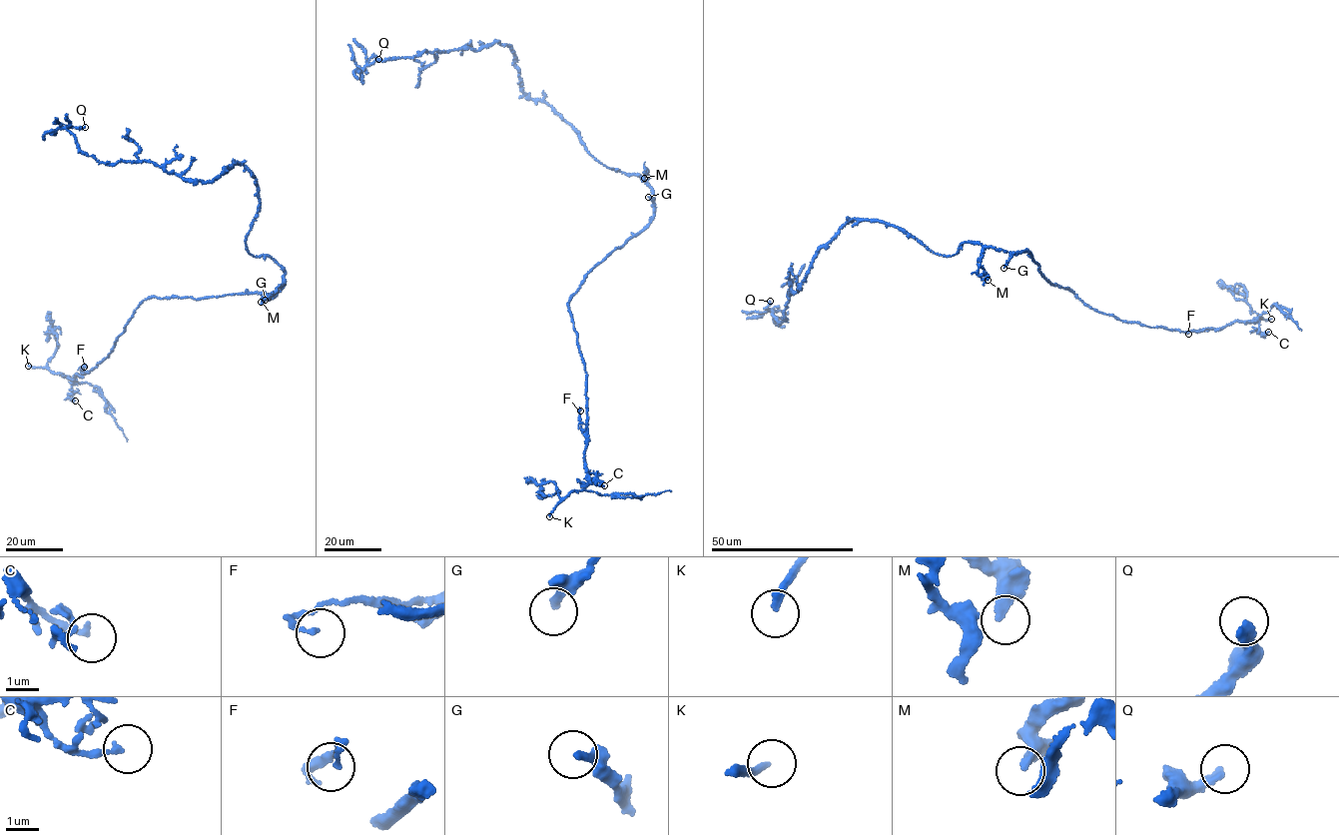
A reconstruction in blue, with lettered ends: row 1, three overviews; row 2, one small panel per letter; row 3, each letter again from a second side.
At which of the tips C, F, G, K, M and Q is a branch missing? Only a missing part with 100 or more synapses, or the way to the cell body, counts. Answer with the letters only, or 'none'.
K

